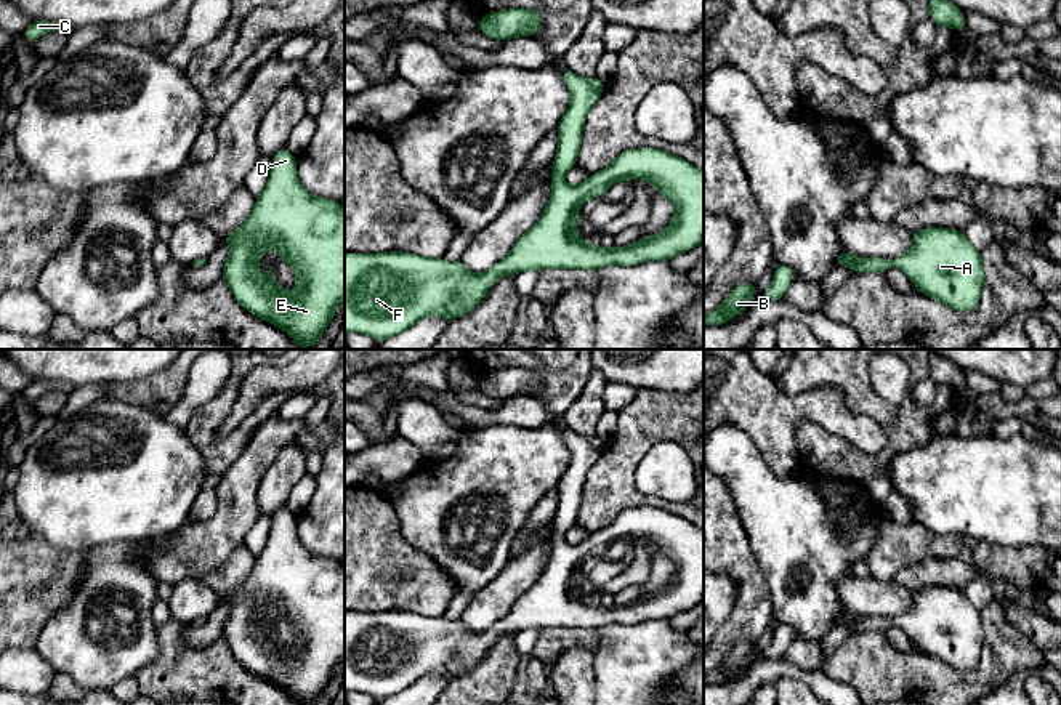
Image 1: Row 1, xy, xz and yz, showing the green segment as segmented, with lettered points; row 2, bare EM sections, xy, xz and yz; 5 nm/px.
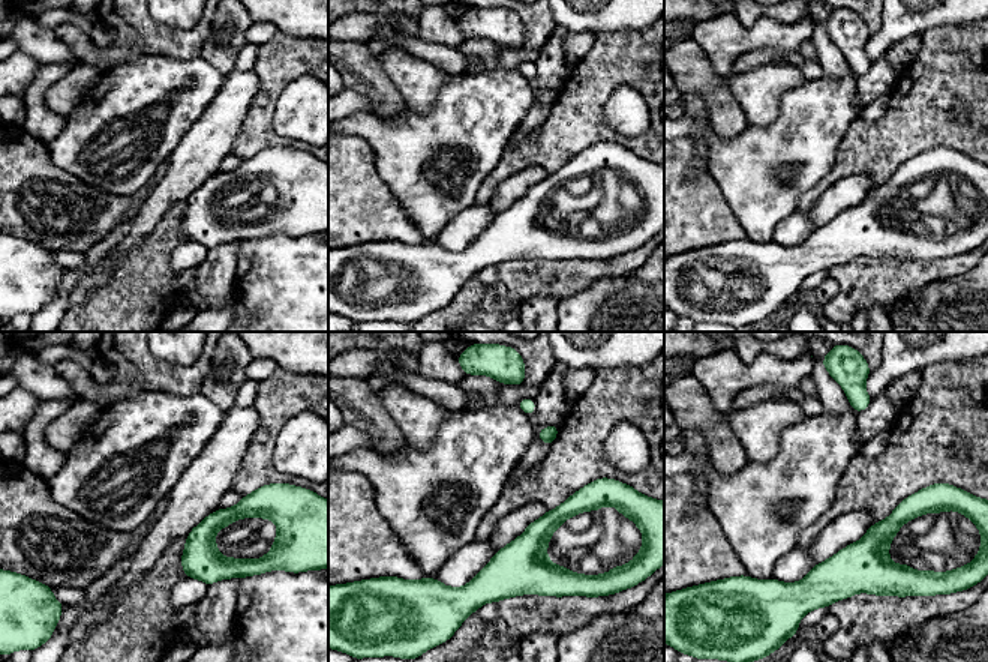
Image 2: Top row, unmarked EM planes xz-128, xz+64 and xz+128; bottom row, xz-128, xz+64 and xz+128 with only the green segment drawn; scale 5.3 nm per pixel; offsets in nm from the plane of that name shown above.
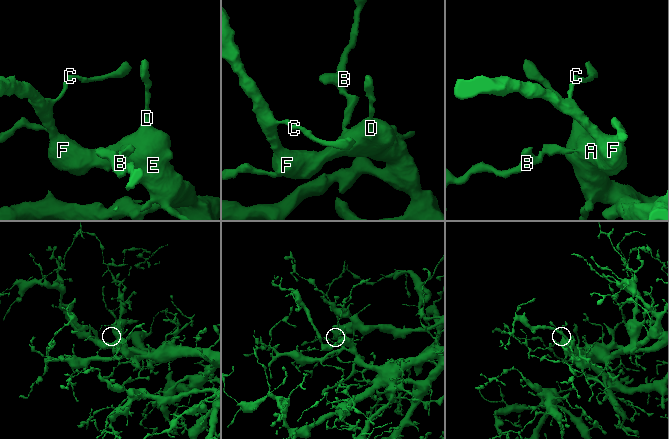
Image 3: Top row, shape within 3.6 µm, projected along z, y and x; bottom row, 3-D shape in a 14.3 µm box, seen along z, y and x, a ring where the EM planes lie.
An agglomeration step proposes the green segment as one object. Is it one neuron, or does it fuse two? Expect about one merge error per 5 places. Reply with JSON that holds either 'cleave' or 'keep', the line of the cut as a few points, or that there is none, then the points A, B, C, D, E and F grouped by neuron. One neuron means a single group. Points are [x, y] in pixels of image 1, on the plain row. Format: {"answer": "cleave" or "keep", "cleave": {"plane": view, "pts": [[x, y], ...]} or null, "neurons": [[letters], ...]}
{"answer": "keep", "cleave": null, "neurons": [["A", "B", "C", "D", "E", "F"]]}

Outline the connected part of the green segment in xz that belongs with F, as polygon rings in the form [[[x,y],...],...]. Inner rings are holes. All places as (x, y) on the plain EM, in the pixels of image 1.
[[[564,428],[564,441],[571,452],[571,463],[558,482],[558,510],[551,522],[551,556],[535,583],[516,599],[505,617],[502,617],[498,622],[481,633],[468,630],[462,620],[450,622],[444,617],[420,615],[407,609],[380,612],[345,612],[345,692],[357,691],[362,694],[369,694],[377,700],[381,700],[385,697],[405,691],[428,675],[441,675],[449,681],[452,678],[466,675],[473,667],[479,663],[490,646],[503,634],[516,634],[519,631],[534,628],[599,630],[601,626],[611,623],[633,625],[644,620],[670,620],[676,614],[689,610],[704,601],[704,530],[678,514],[654,506],[635,506],[619,513],[611,524],[590,534],[590,537],[579,545],[569,545],[563,540],[564,534],[571,527],[577,526],[577,513],[580,508],[582,489],[587,474],[591,466],[599,460],[603,447],[606,444],[606,441],[599,439],[598,436],[583,437],[567,428]],[[628,538],[646,538],[651,545],[657,548],[659,553],[668,558],[676,567],[672,582],[665,586],[662,593],[643,594],[638,601],[625,606],[614,604],[611,607],[604,607],[601,604],[587,602],[575,586],[579,567],[583,561],[593,556],[601,556],[614,542]]]

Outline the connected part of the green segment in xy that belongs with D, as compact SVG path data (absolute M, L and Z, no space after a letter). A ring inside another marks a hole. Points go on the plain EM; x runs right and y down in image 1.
M287 505L272 514L268 542L256 556L250 575L232 593L223 594L224 602L231 606L231 610L220 636L228 641L236 660L250 673L279 686L297 705L314 705L333 679L337 667L345 662L345 567L333 558L311 554L301 545L297 532L297 516L288 511ZM268 606L274 606L279 614L277 618L284 618L292 625L297 636L297 654L277 644L272 626L269 626L271 633L268 636L260 634L258 618L264 618Z

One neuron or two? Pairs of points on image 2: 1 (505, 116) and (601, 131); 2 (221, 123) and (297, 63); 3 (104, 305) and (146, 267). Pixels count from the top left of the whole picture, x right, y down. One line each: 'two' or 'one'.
1: two
2: two
3: one

